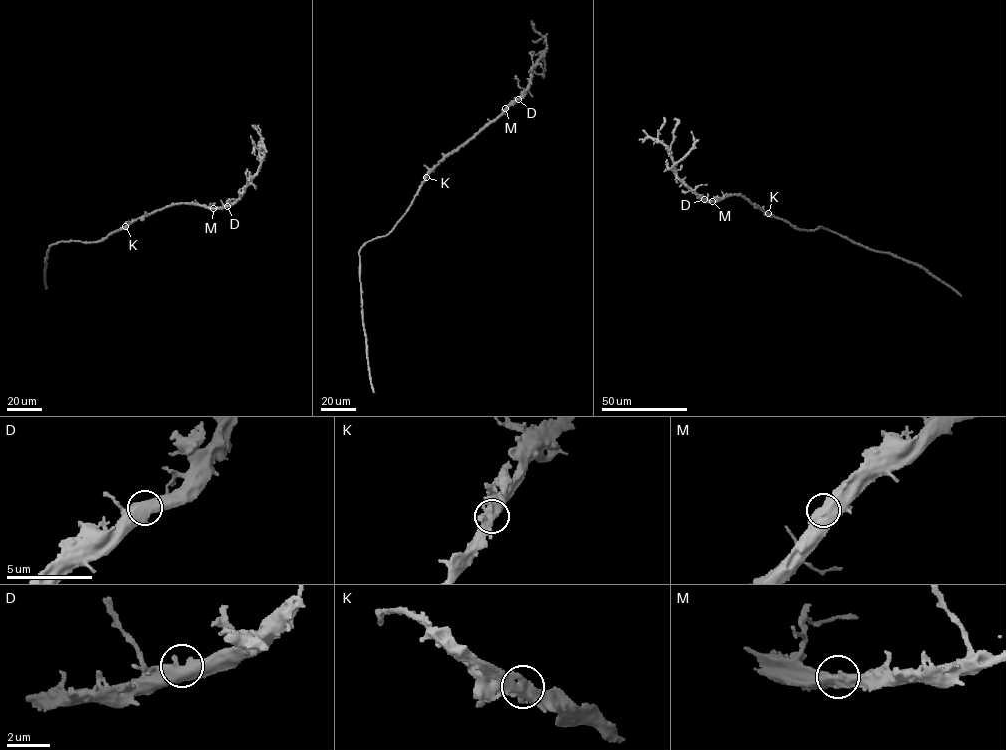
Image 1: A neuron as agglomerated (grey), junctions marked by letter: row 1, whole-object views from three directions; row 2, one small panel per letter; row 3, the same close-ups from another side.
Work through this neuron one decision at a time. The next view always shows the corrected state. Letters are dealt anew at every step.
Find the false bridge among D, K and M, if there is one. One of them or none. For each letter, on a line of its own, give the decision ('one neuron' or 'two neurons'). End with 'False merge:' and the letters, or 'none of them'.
D: one neuron
K: one neuron
M: one neuron
False merge: none of them

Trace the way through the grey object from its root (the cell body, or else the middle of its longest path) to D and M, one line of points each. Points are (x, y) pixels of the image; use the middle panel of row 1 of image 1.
D: (423, 181), (445, 157), (473, 138), (518, 99)
M: (423, 181), (441, 161), (473, 138), (505, 108)

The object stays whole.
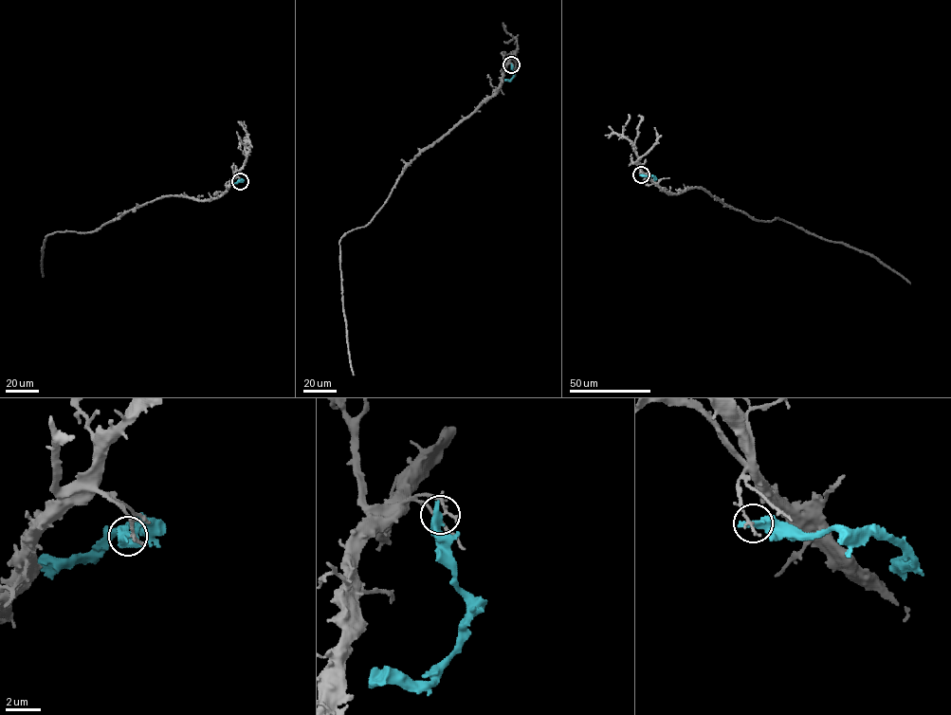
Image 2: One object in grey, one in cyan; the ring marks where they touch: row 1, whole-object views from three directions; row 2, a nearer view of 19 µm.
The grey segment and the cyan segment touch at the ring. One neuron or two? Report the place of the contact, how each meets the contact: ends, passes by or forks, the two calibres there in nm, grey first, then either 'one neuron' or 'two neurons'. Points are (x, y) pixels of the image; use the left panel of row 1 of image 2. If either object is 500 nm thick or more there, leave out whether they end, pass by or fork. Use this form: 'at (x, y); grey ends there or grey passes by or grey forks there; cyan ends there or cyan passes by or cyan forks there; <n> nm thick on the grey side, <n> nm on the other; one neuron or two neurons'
at (240, 181); 200 nm thick on the grey side, 550 nm on the other; two neurons

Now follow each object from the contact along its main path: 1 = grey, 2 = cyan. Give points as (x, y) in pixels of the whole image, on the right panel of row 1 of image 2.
1: (641, 174), (640, 170), (668, 193), (700, 187), (758, 220), (777, 217), (841, 242), (871, 254), (910, 284)
2: (641, 174), (655, 178)

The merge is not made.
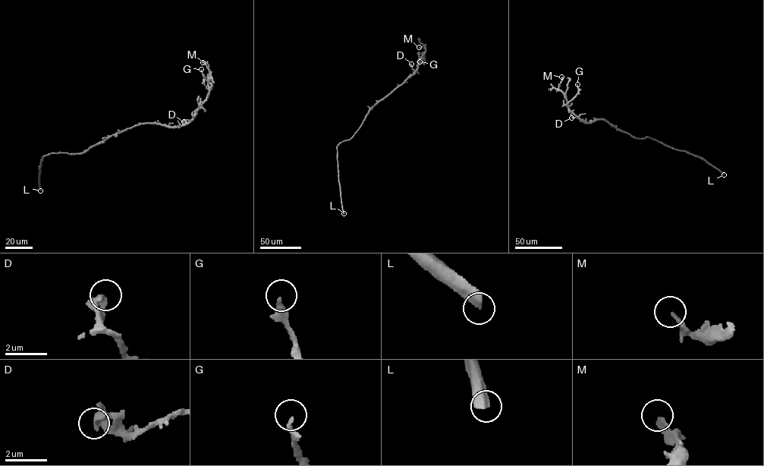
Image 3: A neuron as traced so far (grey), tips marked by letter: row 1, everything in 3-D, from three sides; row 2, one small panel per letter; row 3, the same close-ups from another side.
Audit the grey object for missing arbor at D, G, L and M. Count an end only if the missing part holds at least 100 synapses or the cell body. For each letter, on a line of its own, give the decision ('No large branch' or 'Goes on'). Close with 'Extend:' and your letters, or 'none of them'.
D: No large branch
G: No large branch
L: Goes on
M: No large branch
Extend: L

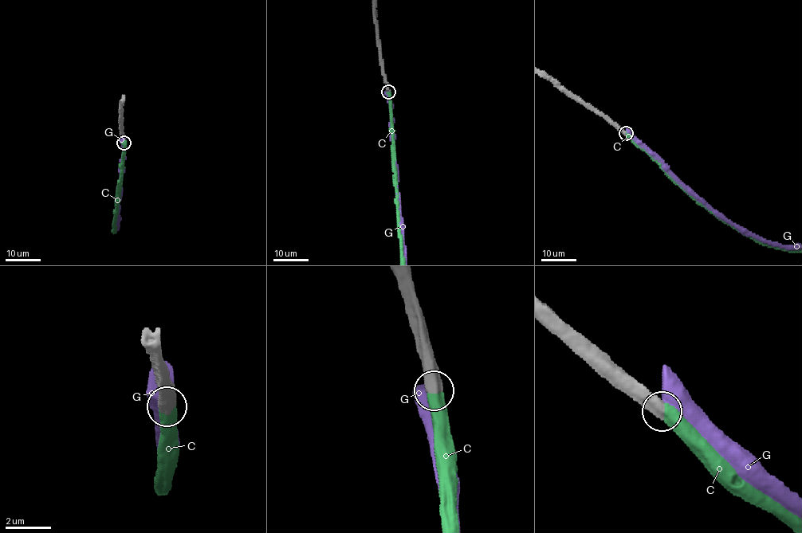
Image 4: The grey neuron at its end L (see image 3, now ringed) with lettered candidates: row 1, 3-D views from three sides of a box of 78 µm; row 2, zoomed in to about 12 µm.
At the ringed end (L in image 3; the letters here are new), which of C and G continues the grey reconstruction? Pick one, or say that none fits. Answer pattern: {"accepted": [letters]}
{"accepted": ["C"]}

